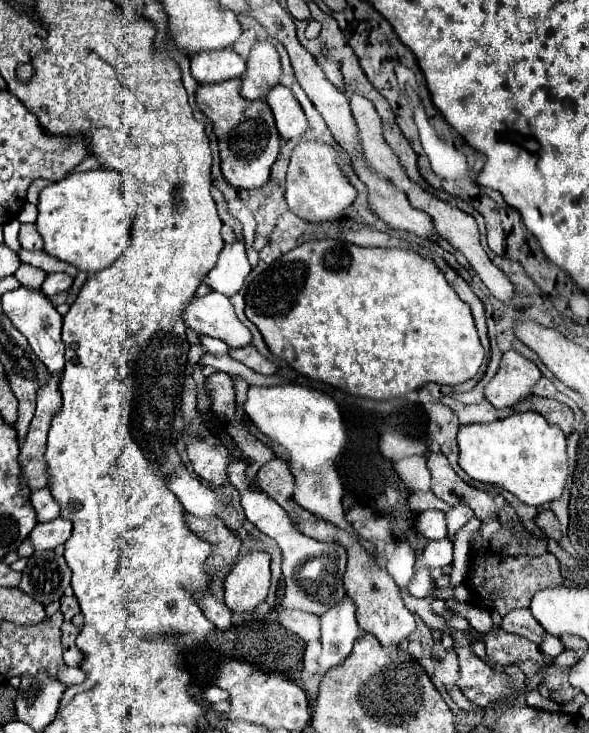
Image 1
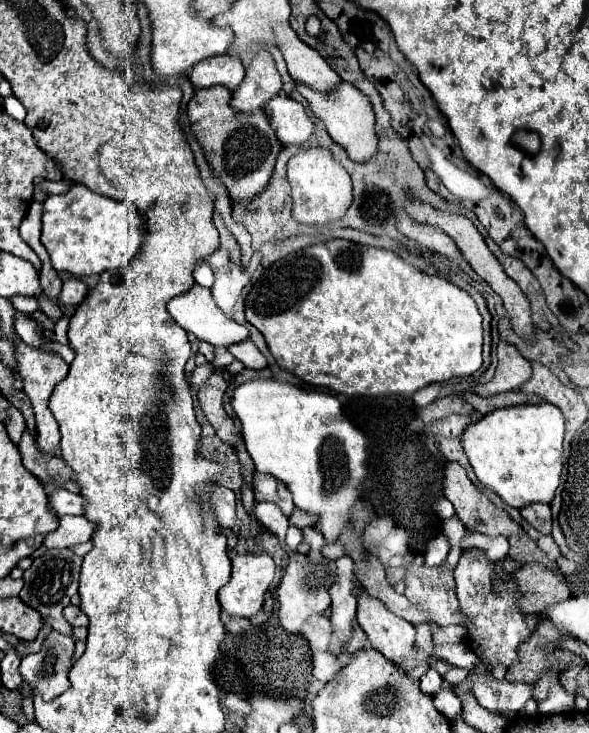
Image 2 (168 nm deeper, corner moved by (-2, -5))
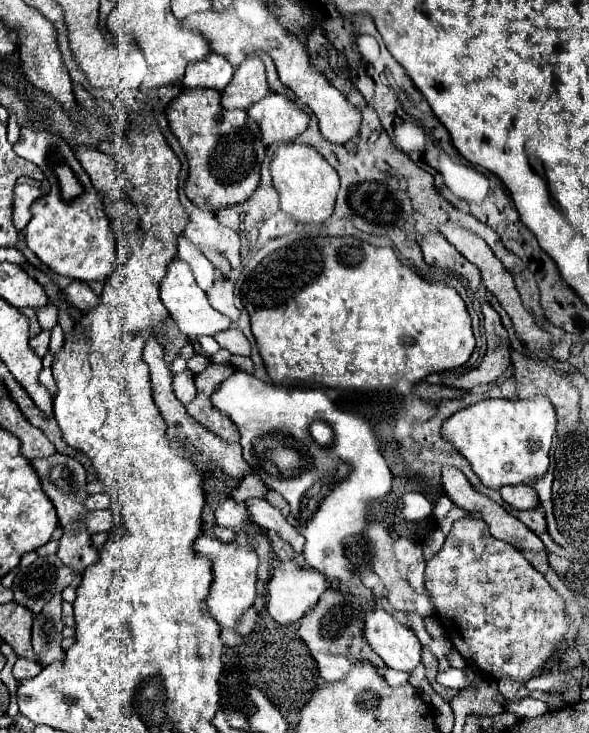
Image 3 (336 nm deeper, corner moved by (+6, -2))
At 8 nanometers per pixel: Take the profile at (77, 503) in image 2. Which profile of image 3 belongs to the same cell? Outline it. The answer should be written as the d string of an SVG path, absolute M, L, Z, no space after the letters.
M91 494L91 496L85 498L85 504L89 506L89 510L107 508L109 506L109 496L107 494Z

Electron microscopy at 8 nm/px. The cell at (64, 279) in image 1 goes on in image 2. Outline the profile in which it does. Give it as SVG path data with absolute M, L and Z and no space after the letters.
M69 279L63 283L63 289L61 289L61 303L65 305L81 305L85 301L85 297L89 295L89 287L79 281L79 279Z

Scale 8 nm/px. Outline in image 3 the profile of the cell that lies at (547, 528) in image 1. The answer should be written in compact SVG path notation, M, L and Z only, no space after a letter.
M505 486L501 498L517 510L533 510L539 506L539 496L531 486Z

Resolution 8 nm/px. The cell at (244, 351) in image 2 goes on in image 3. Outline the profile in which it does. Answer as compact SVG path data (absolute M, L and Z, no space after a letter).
M229 328L229 330L223 330L219 334L213 336L221 348L229 350L231 354L237 354L237 356L251 356L251 344L249 340L237 330L237 328Z

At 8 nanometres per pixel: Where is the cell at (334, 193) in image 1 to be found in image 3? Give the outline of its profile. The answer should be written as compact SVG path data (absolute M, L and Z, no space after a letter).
M281 144L271 160L271 176L273 186L279 192L283 212L305 224L323 224L331 218L339 192L339 176L313 146Z

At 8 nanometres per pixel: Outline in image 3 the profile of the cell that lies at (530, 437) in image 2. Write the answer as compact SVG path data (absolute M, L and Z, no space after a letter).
M547 398L481 400L443 422L443 436L467 458L479 480L493 490L533 484L549 470L549 450L555 434L555 408Z

